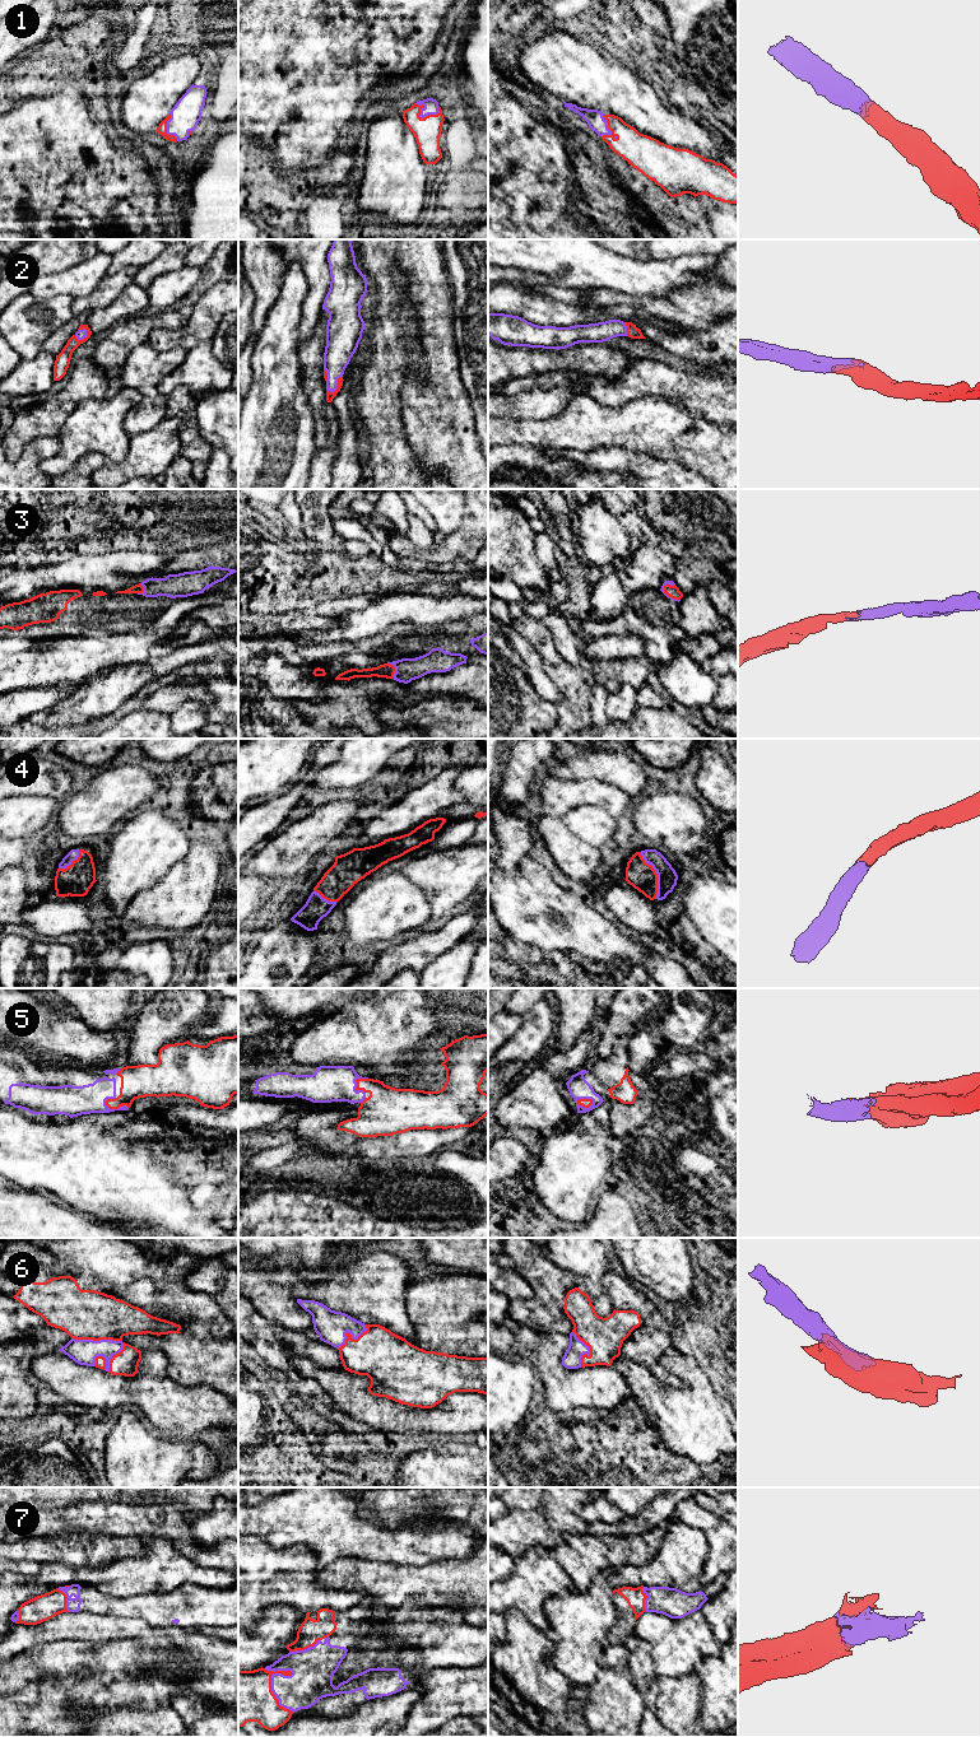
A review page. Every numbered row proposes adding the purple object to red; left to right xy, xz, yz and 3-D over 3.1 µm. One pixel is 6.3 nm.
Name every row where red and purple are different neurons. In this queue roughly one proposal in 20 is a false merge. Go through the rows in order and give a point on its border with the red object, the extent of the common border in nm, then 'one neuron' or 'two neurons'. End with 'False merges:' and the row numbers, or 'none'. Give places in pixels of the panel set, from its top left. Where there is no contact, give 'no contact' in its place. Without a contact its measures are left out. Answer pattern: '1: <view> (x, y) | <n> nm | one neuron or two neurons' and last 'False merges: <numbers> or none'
1: xz (422, 119) | 170 nm | one neuron
2: xy (83, 339) | 100 nm | one neuron
3: yz (668, 595) | 140 nm | one neuron
4: yz (656, 875) | 320 nm | one neuron
5: xy (116, 1108) | 160 nm | one neuron
6: xy (100, 1339) | 340 nm | one neuron
7: xz (272, 1691) | 340 nm | one neuron
False merges: none

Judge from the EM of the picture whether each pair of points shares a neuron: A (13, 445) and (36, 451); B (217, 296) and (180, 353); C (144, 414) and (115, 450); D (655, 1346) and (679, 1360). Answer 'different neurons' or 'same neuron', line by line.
A: different neurons
B: different neurons
C: different neurons
D: different neurons

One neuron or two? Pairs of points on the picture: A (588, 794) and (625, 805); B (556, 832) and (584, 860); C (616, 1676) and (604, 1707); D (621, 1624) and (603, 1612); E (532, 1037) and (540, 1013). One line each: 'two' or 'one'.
A: one
B: one
C: one
D: two
E: one

